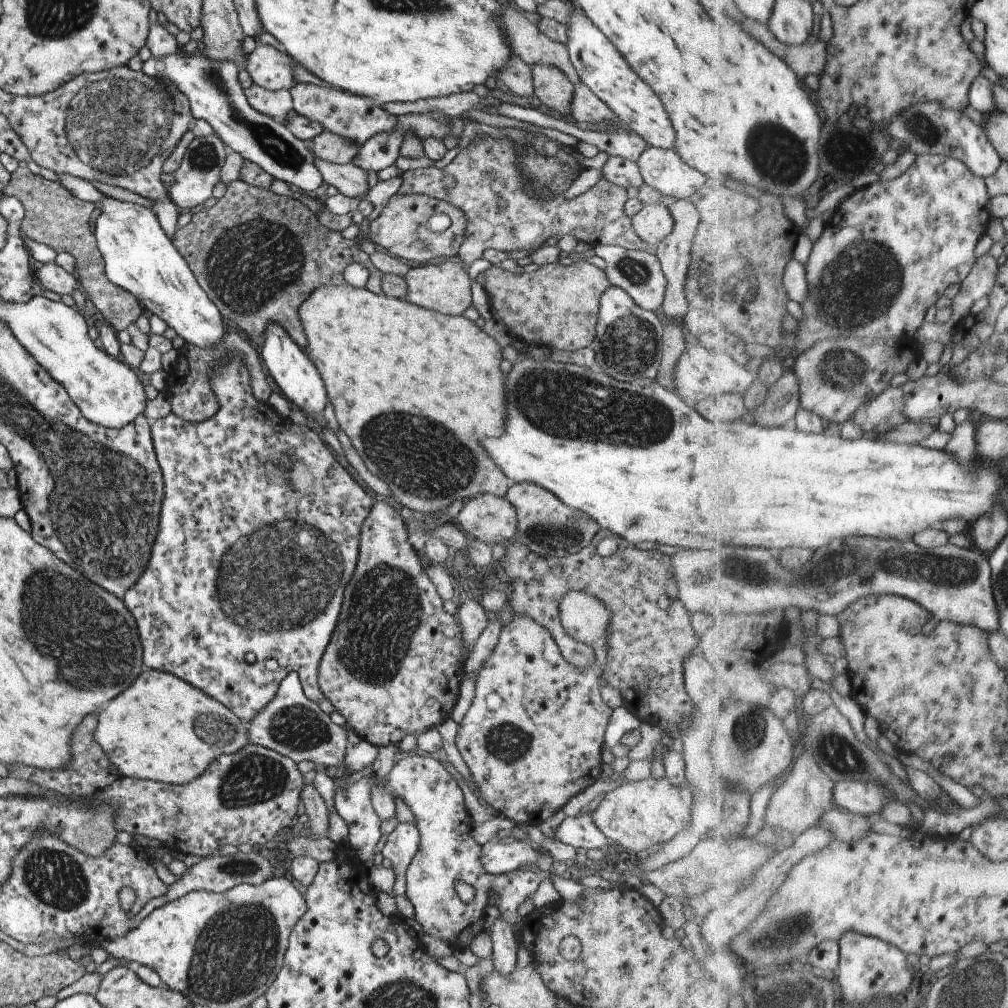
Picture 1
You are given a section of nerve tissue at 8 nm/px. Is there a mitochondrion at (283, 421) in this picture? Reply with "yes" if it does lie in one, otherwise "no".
no

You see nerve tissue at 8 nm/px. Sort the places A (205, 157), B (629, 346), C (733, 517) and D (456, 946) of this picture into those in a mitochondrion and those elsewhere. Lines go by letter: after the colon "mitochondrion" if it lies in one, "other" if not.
A: mitochondrion
B: mitochondrion
C: other
D: other

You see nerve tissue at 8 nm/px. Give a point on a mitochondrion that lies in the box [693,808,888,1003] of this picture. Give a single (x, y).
(791, 935)

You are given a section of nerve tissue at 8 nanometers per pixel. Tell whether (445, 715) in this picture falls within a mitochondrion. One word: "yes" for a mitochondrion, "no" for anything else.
no

